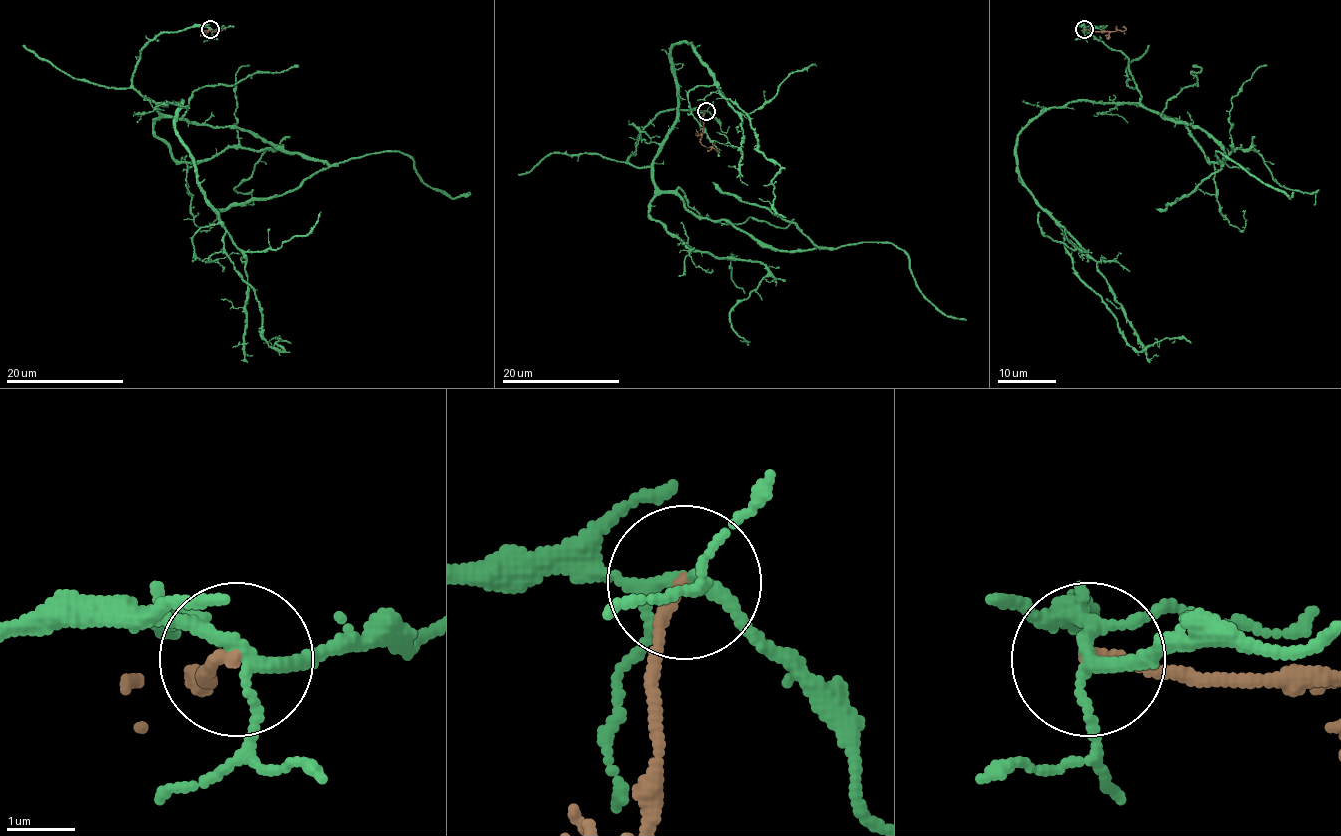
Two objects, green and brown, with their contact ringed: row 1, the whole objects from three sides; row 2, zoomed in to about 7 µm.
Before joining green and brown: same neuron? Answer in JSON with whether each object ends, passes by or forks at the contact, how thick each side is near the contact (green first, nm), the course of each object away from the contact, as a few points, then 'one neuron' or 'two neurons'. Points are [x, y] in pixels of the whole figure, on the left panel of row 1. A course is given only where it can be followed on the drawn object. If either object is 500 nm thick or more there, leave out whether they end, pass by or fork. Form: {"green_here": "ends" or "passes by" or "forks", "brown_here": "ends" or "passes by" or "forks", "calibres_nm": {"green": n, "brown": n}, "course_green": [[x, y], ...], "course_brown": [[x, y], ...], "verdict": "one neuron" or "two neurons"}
{"green_here": "forks", "brown_here": "ends", "calibres_nm": {"green": 170, "brown": 180}, "course_green": [[210, 30], [163, 31], [141, 49], [133, 86], [181, 100], [175, 130], [253, 288], [262, 334], [290, 343]], "course_brown": [[210, 30], [205, 31], [219, 31], [224, 25]], "verdict": "two neurons"}

